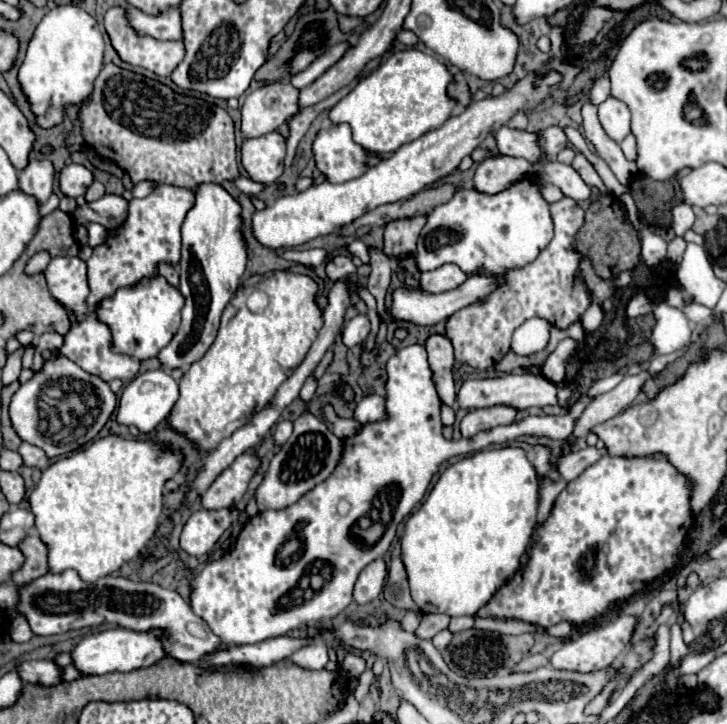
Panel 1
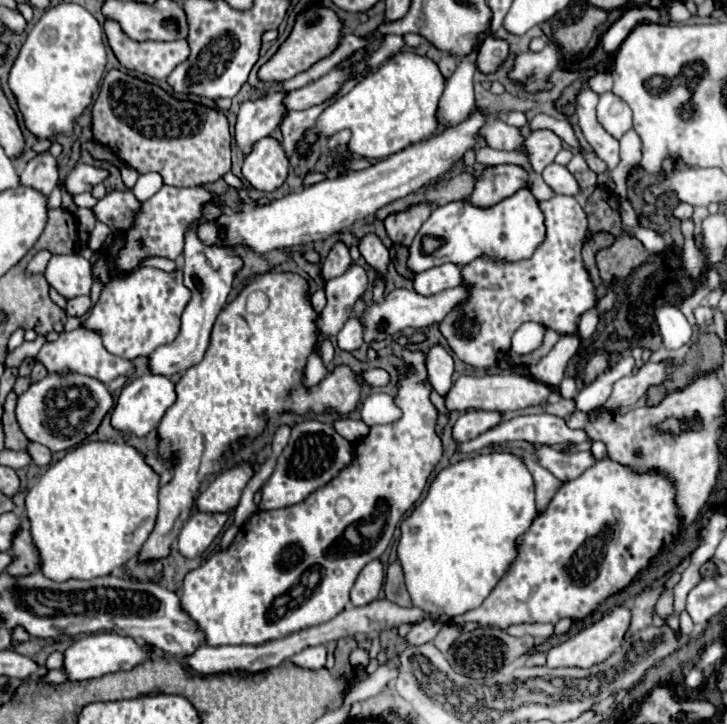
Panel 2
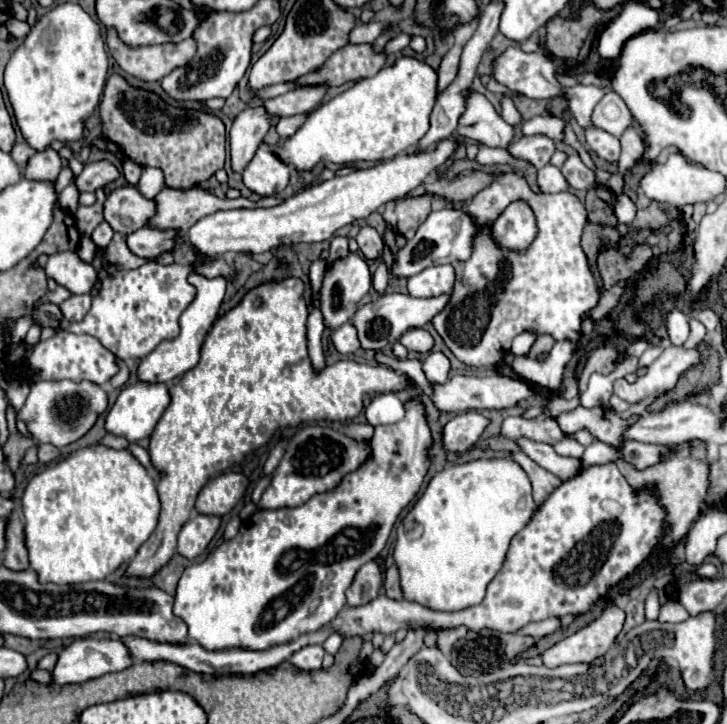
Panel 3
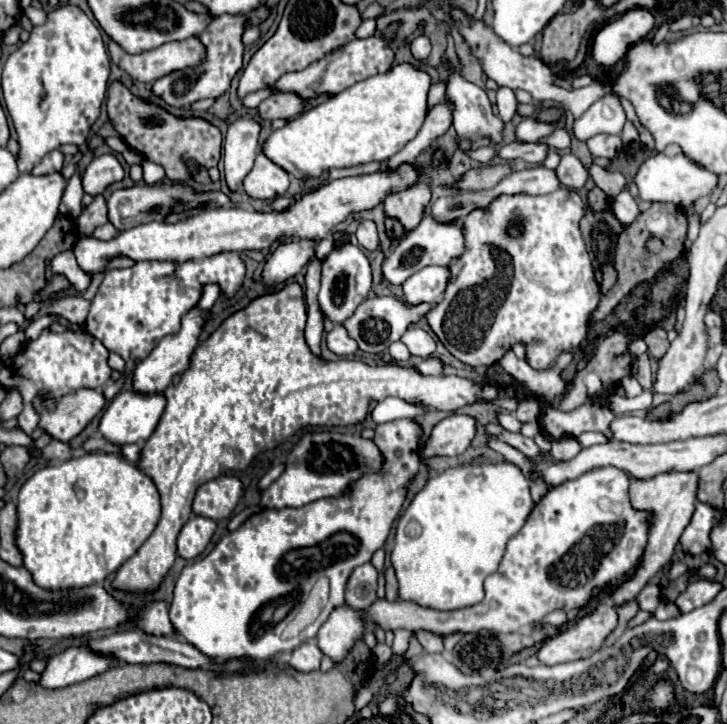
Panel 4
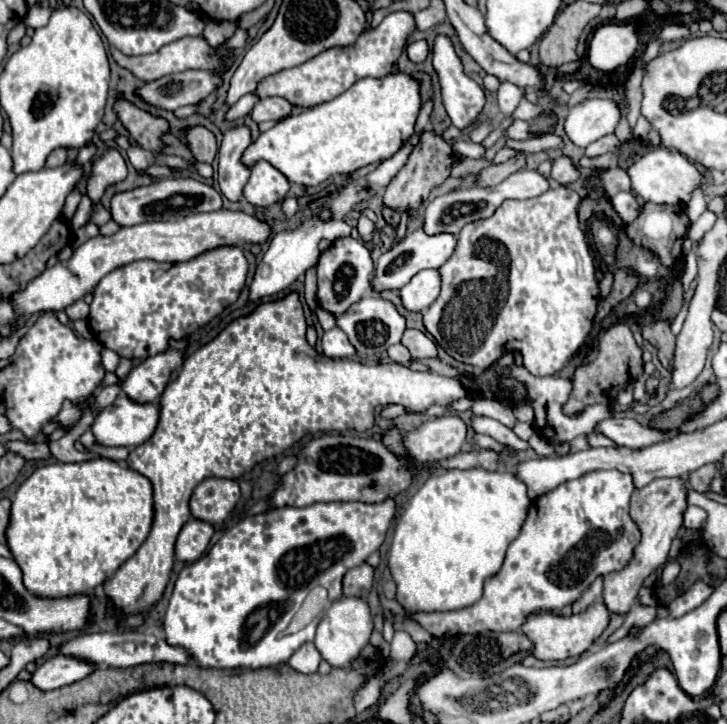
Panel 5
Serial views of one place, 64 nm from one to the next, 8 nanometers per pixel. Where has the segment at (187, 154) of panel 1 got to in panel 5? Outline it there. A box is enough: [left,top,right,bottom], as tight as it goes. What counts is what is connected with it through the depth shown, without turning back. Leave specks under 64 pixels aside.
[116,102,216,162]

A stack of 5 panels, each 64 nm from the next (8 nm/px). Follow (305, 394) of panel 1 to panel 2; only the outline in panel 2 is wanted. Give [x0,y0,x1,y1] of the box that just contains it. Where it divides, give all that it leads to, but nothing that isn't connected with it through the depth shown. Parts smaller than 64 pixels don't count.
[306,346,326,386]

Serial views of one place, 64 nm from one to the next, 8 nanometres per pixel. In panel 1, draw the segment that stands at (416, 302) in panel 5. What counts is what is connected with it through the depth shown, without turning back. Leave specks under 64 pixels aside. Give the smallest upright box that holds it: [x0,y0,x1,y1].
[420,264,468,294]

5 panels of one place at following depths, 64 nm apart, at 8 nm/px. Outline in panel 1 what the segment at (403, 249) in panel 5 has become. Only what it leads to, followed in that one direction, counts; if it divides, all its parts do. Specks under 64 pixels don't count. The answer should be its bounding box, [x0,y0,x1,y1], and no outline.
[416,178,552,274]

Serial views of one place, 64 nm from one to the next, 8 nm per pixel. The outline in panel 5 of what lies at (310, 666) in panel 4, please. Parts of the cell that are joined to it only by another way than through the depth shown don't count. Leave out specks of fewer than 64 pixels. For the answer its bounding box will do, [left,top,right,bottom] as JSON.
[288,642,322,674]

